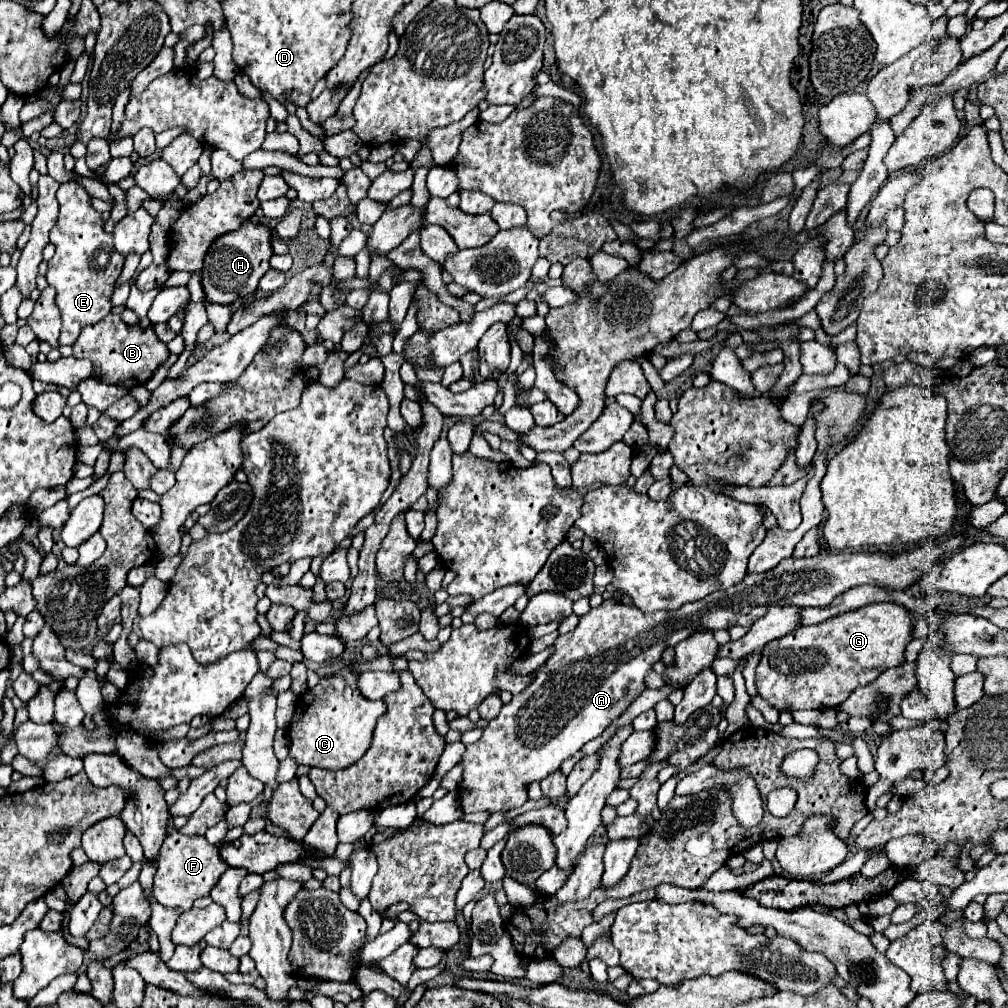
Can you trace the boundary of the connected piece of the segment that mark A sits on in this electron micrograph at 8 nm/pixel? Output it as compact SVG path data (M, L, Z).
M956 534L950 536L944 542L924 542L908 550L900 550L896 554L892 552L838 552L838 554L818 554L812 558L784 558L778 566L774 566L768 572L762 574L746 574L744 580L732 588L712 592L704 600L696 600L690 604L684 604L678 610L662 610L662 612L640 612L636 606L616 604L612 600L604 600L600 608L590 610L580 618L580 624L576 630L558 636L554 642L556 652L552 658L544 662L544 666L534 674L532 684L512 696L510 704L504 704L500 714L490 720L488 728L484 730L482 738L470 746L466 746L466 752L460 760L464 766L464 780L460 784L460 804L466 814L470 812L506 812L512 808L522 806L528 798L528 786L534 780L542 780L544 776L560 770L560 764L576 754L586 742L592 738L598 738L616 716L620 716L622 710L634 702L642 690L644 690L644 674L652 670L652 664L660 660L662 652L668 646L678 644L686 636L690 636L696 628L712 628L722 630L730 626L750 626L756 622L768 608L776 604L796 604L796 606L828 606L838 594L860 586L860 584L872 584L872 586L884 586L894 590L906 590L914 582L928 574L934 566L944 562L946 556L952 556L956 550L960 550L966 542L968 534Z

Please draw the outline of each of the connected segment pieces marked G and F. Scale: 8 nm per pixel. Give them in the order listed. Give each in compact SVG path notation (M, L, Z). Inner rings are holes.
M880 602L834 616L820 624L800 626L796 632L784 636L784 640L774 640L762 648L762 660L756 668L758 694L776 710L786 710L788 706L796 710L826 710L840 706L840 702L844 702L858 686L874 682L880 672L904 662L904 648L912 640L910 620L912 616L908 616L906 608L892 602Z
M170 832L160 850L152 894L162 906L188 912L196 898L210 894L212 886L220 880L226 868L228 864L224 864L224 860L220 858L218 846L208 844L204 836L184 836L180 832Z

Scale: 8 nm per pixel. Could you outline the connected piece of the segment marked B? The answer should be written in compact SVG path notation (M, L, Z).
M108 314L100 322L86 326L78 340L72 344L76 358L90 358L96 370L102 372L102 380L108 384L120 384L124 388L134 388L146 384L152 372L168 358L168 348L162 344L152 328L142 330L140 326L128 326L118 314Z

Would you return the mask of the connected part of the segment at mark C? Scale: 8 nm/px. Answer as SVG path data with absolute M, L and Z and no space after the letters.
M342 670L338 676L332 678L322 678L316 688L310 688L306 694L302 694L296 700L296 712L288 728L288 738L290 738L290 756L296 760L296 764L306 764L306 766L318 766L326 770L340 770L352 766L366 750L368 744L372 742L372 732L376 726L376 720L384 714L384 702L376 700L364 700L356 688L356 676L352 670Z

